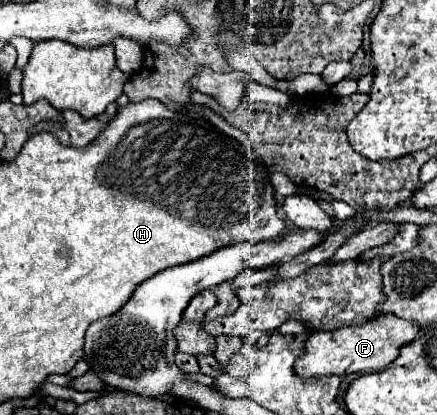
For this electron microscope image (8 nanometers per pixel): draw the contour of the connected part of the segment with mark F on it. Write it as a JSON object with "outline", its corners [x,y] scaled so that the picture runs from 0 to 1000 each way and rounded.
{"outline":[[[904,759],[858,764],[822,788],[780,788],[767,798],[716,798],[698,822],[698,846],[675,870],[675,904],[693,913],[735,913],[744,904],[812,904],[831,894],[872,894],[904,870],[908,846],[950,822],[963,807],[963,788],[945,773],[913,769]]]}

